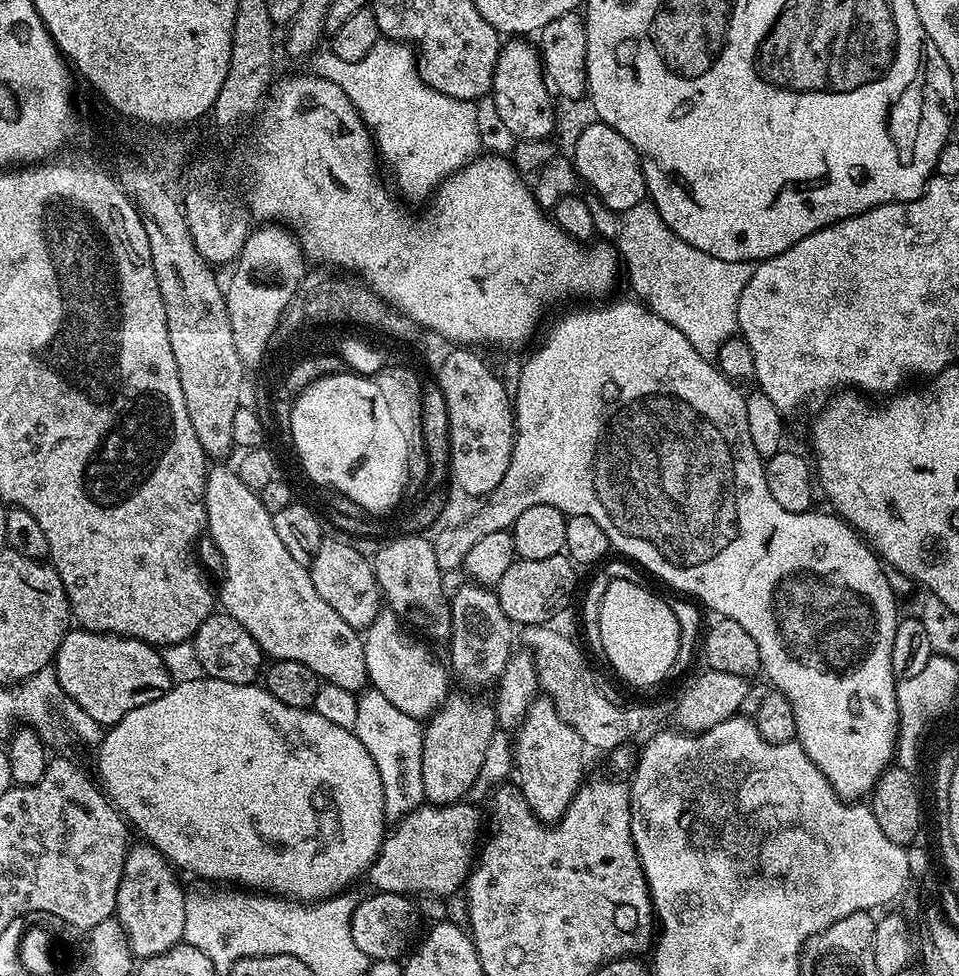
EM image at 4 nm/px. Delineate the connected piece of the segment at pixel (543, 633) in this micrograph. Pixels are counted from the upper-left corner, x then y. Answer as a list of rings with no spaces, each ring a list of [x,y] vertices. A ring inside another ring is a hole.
[[[529,624],[523,629],[523,632],[523,647],[536,657],[536,674],[540,679],[540,692],[554,702],[558,714],[570,726],[574,726],[574,730],[578,730],[582,742],[589,749],[597,748],[598,751],[605,752],[605,754],[611,753],[613,750],[627,745],[629,743],[627,740],[638,735],[643,728],[650,727],[659,718],[660,712],[656,708],[647,708],[644,704],[632,704],[627,708],[626,705],[615,704],[610,697],[603,696],[599,686],[584,673],[584,656],[580,653],[579,646],[570,637],[555,632],[548,624]]]

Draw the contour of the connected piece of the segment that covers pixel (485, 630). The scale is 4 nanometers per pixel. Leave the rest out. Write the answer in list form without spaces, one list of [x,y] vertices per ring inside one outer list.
[[[464,582],[456,593],[451,593],[450,607],[452,609],[452,634],[446,641],[446,647],[448,647],[448,656],[452,659],[451,671],[454,673],[455,679],[457,676],[468,687],[465,689],[480,690],[476,688],[488,687],[491,689],[499,681],[502,670],[514,651],[514,645],[512,645],[513,622],[510,618],[506,618],[506,614],[502,614],[502,606],[498,602],[495,591],[491,587],[475,582]]]

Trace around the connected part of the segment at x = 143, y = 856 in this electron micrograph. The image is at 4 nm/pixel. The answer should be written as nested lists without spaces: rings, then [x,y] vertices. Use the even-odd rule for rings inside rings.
[[[147,842],[133,843],[128,853],[128,861],[124,864],[122,878],[116,895],[115,919],[120,921],[122,930],[130,942],[133,957],[147,958],[158,956],[181,943],[184,939],[186,926],[186,891],[180,885],[177,869],[168,863],[168,859],[157,850],[154,845]]]

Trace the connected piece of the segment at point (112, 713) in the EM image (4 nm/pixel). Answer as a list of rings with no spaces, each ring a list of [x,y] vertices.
[[[82,627],[68,631],[56,651],[54,667],[60,692],[103,726],[117,724],[130,714],[130,710],[138,710],[138,706],[162,698],[174,683],[164,665],[163,655],[153,645],[132,636],[89,632]]]

